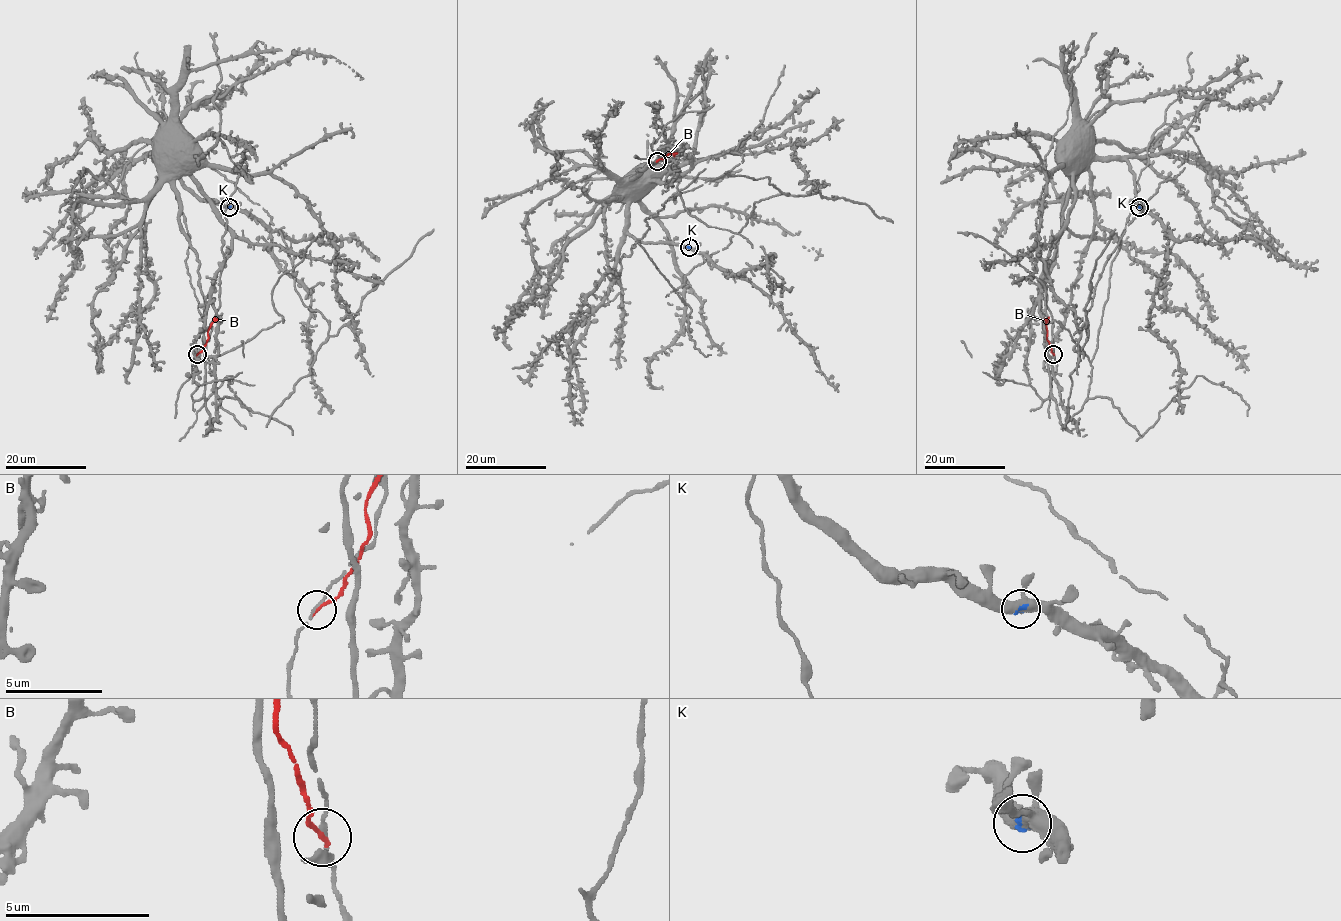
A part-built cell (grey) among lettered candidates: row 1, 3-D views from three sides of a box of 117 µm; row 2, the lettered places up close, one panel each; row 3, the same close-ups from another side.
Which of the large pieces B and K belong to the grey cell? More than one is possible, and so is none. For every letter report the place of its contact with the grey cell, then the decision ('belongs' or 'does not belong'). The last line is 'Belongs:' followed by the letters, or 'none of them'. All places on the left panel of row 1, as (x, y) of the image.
B: (197, 354) | does not belong
K: (229, 207) | belongs
Belongs: K

